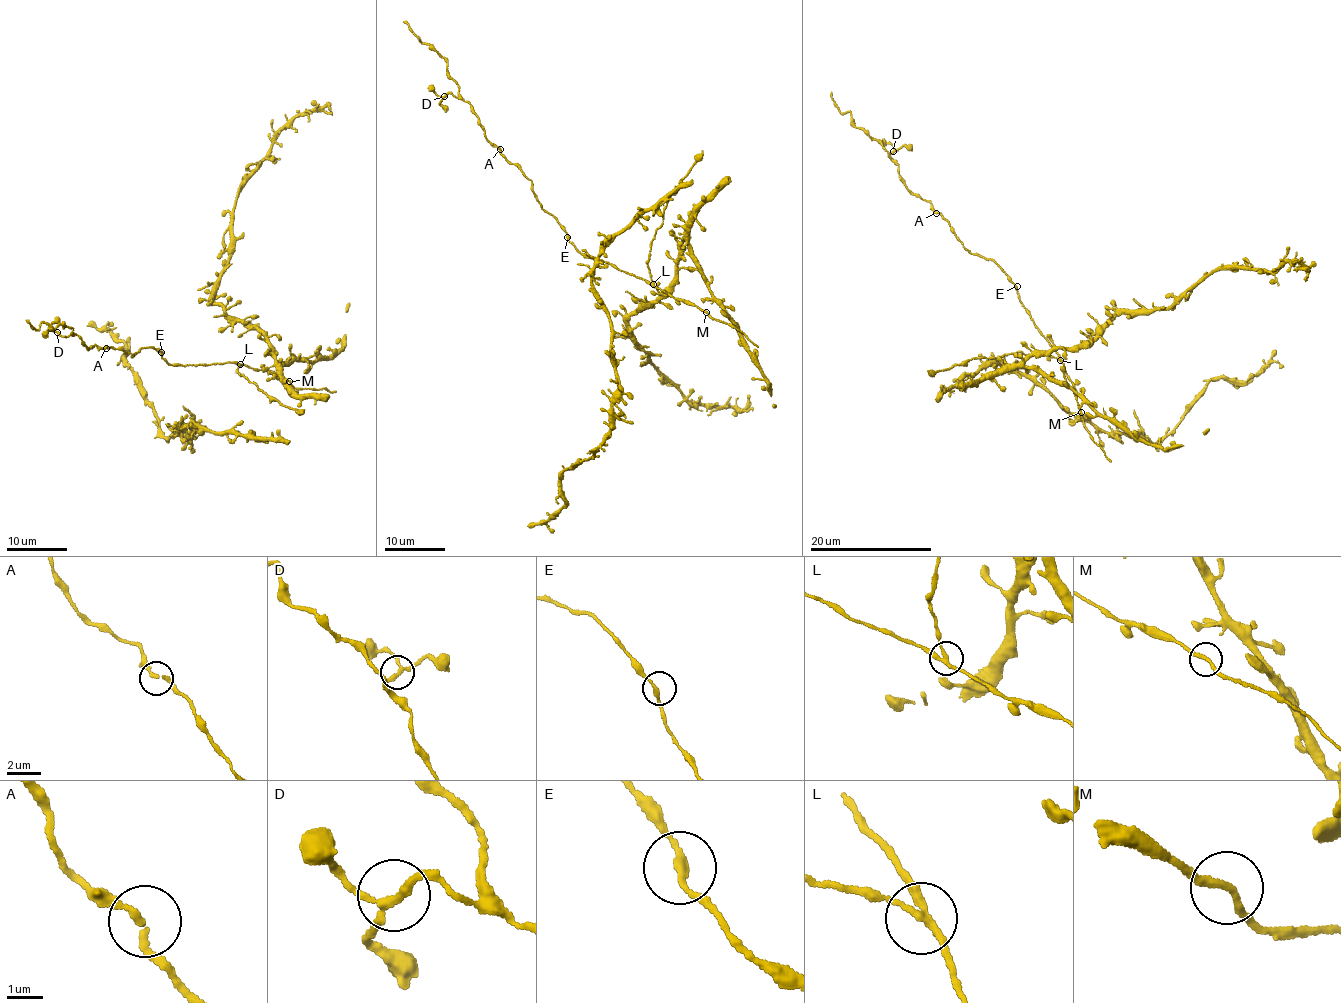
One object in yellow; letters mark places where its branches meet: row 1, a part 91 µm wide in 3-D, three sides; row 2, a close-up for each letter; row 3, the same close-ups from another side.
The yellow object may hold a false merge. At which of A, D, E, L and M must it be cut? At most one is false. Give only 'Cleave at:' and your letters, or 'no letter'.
Cleave at: L

